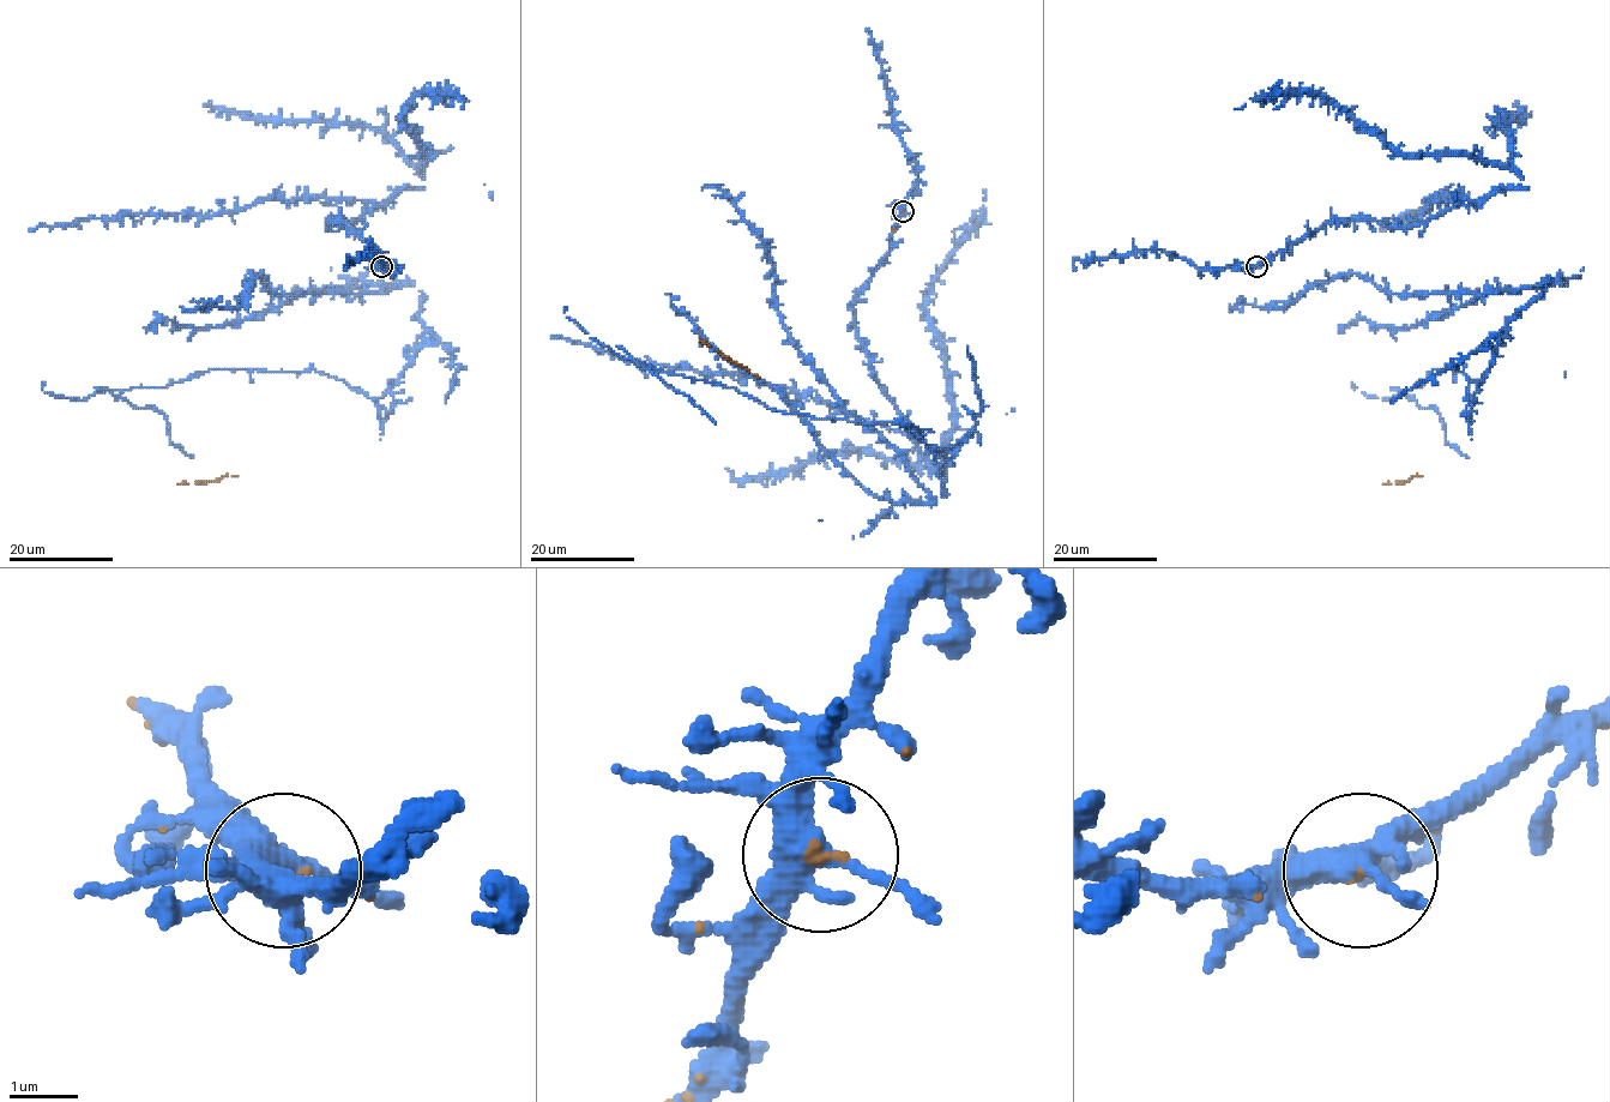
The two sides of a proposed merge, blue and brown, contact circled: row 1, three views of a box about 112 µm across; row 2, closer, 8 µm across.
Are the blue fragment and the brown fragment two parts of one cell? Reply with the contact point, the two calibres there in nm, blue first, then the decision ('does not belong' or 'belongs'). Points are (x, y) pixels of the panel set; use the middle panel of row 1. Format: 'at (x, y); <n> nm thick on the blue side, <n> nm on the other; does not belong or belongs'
at (903, 211); 360 nm thick on the blue side, 90 nm on the other; belongs

